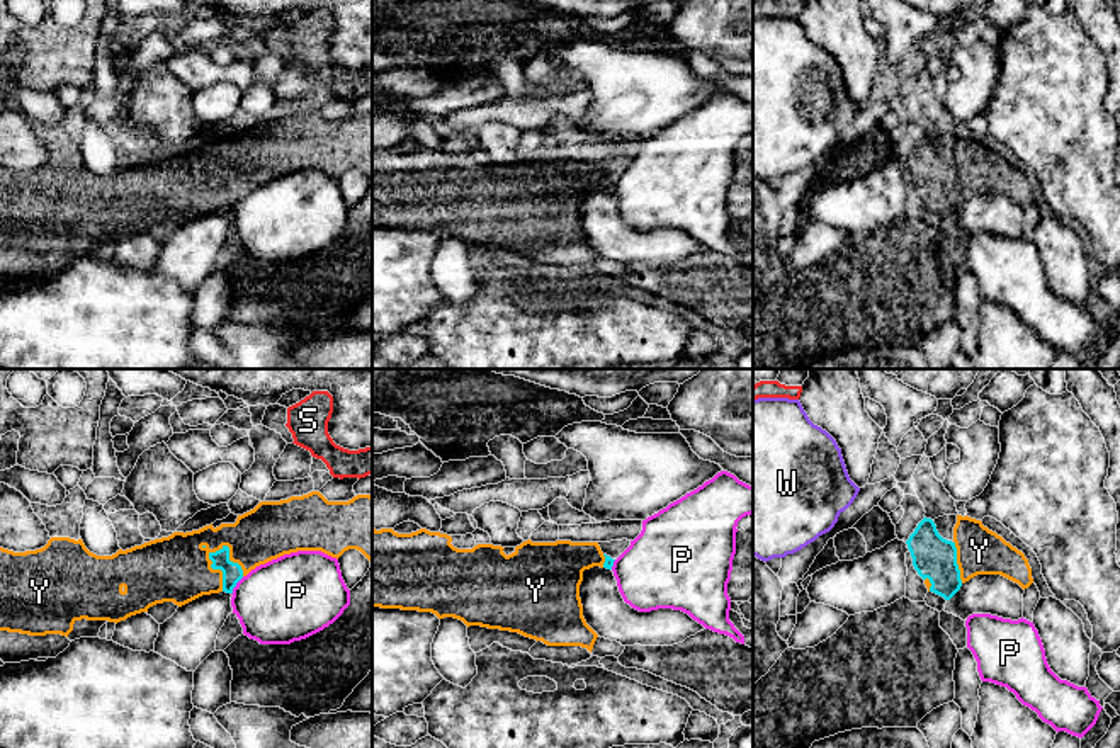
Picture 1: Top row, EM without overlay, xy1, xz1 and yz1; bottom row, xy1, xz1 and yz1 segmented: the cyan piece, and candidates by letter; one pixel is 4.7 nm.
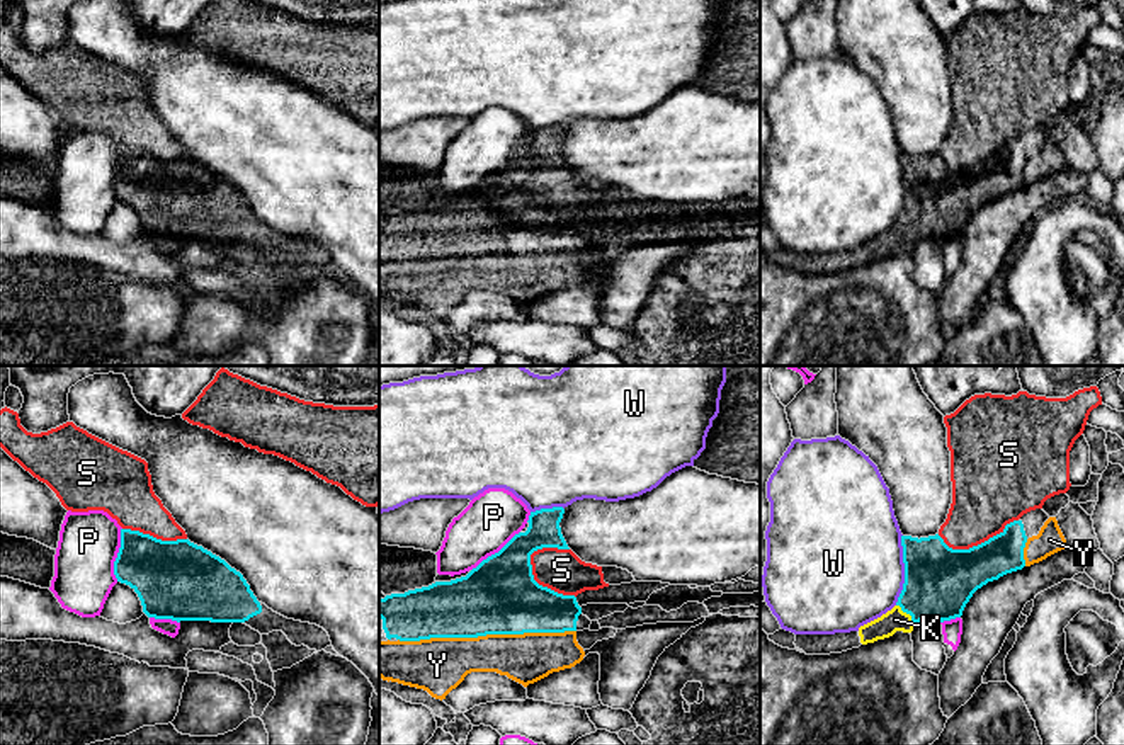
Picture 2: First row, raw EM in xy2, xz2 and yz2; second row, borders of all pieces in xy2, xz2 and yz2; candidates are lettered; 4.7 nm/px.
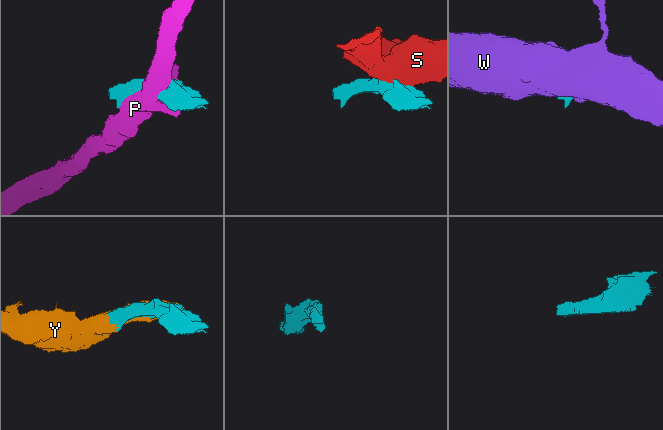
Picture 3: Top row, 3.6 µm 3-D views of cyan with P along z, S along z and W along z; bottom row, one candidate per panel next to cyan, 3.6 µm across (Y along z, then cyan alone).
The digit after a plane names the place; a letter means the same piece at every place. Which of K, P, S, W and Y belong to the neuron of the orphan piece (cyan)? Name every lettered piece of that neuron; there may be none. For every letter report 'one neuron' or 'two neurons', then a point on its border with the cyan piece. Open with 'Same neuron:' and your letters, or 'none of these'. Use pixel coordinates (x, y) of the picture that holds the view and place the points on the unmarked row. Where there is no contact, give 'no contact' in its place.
Same neuron: K, Y
K: one neuron; meets cyan in yz2 at (908, 232)
P: two neurons; meets cyan in xy2 at (118, 174)
S: two neurons; meets cyan in xz2 at (541, 204)
W: two neurons; meets cyan in yz2 at (905, 189)
Y: one neuron; meets cyan in xz2 at (487, 252)

